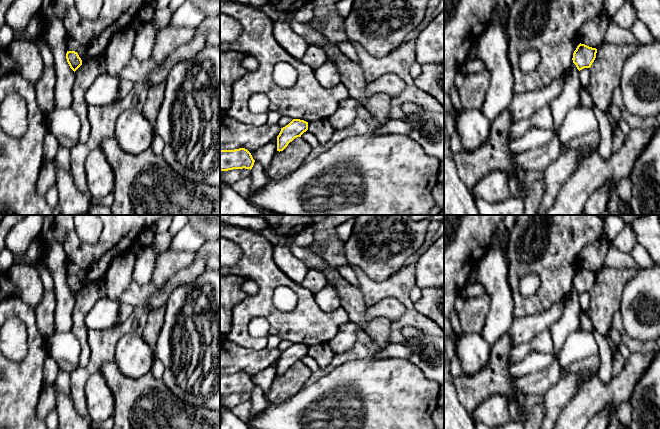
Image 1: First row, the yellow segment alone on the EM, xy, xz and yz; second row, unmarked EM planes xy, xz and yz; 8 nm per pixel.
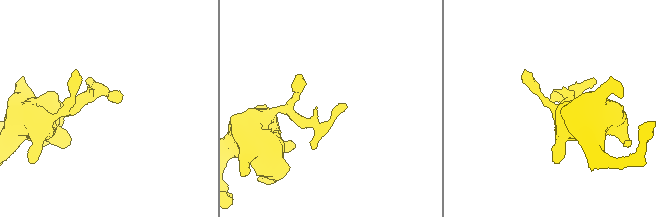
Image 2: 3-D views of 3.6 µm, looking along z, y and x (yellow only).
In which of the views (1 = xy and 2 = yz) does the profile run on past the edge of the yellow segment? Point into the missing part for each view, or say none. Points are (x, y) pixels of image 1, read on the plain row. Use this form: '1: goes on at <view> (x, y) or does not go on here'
1: does not go on here
2: does not go on here

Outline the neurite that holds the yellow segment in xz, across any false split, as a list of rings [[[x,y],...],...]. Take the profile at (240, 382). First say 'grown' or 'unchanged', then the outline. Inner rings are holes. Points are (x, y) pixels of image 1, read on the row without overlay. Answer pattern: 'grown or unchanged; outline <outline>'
unchanged; outline [[[245,372],[220,374],[220,396],[233,393],[252,393],[255,384]]]

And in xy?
unchanged; outline [[[67,275],[66,283],[70,292],[75,296],[81,289],[82,284],[79,281],[78,277],[75,275]]]

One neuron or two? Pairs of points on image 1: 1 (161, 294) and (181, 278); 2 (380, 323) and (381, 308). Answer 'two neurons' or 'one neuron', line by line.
1: one neuron
2: two neurons

